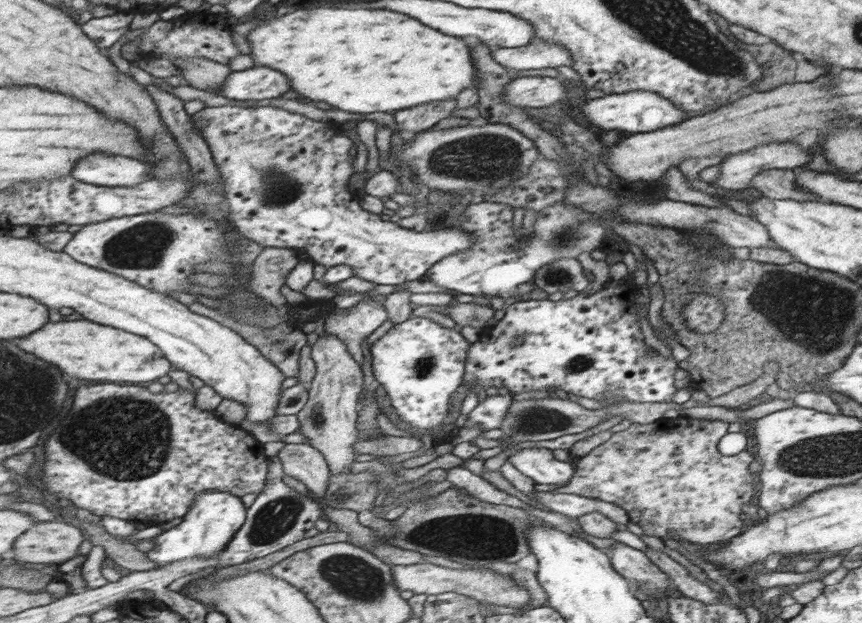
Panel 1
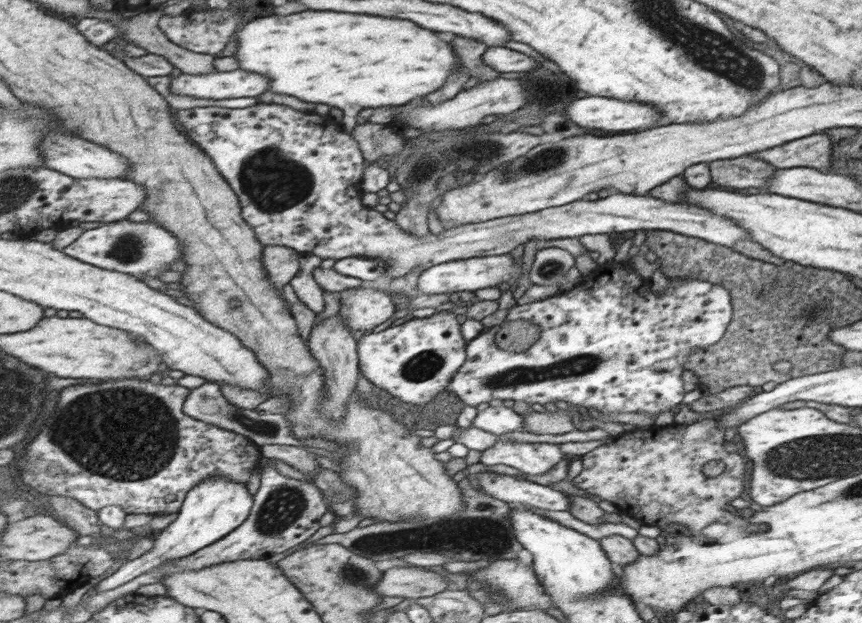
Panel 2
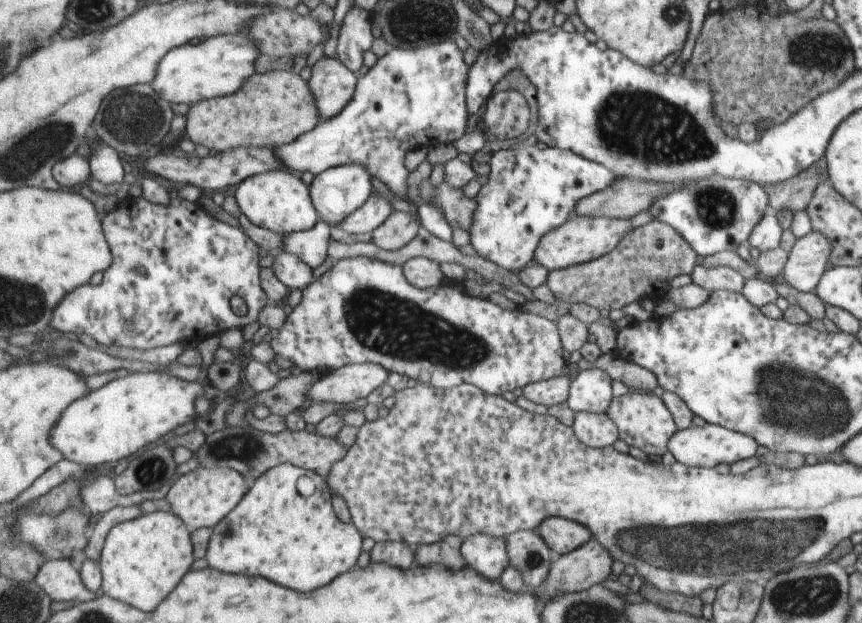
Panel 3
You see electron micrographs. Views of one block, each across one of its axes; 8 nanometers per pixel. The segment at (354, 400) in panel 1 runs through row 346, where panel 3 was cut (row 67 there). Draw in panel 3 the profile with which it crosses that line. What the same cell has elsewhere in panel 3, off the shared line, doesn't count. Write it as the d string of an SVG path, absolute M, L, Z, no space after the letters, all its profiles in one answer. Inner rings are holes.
M338 54L322 57L312 68L310 84L324 121L340 116L353 101L357 88L354 73Z

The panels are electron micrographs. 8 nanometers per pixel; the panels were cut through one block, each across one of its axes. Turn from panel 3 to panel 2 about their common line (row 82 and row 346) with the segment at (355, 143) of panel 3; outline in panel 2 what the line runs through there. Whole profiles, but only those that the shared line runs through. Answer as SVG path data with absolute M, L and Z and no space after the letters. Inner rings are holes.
M452 310L432 311L426 318L413 318L397 326L386 327L380 332L361 334L358 340L358 352L361 355L362 376L377 389L382 388L392 396L408 404L425 407L437 394L450 386L450 379L457 374L466 360L466 340L460 332L460 322Z

